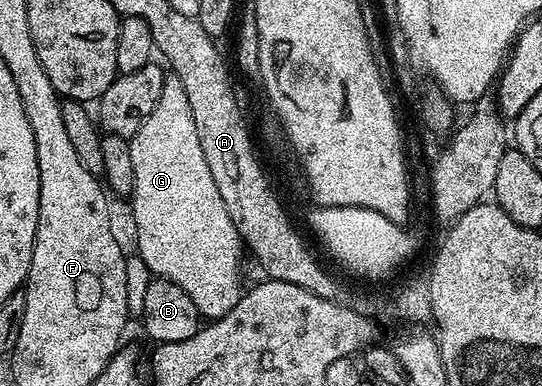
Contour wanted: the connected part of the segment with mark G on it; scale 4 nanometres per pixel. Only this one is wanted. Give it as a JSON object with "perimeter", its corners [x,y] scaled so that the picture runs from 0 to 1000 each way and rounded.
{"perimeter":[[[323,202],[304,205],[299,244],[292,254],[284,285],[240,358],[240,420],[247,420],[247,482],[240,500],[244,570],[251,578],[251,642],[258,650],[260,679],[280,702],[279,712],[282,718],[312,725],[328,741],[336,741],[336,751],[343,751],[343,762],[351,762],[351,772],[358,772],[358,793],[365,793],[371,821],[395,832],[419,813],[424,803],[432,803],[432,793],[446,764],[446,744],[443,746],[446,624],[435,593],[435,578],[430,575],[417,544],[417,523],[410,523],[410,503],[402,503],[402,482],[395,482],[395,461],[387,453],[387,430],[380,430],[380,407],[375,404],[373,378],[365,368],[365,337],[358,326],[358,295],[351,295],[351,264],[343,254],[343,233],[332,207]]]}

